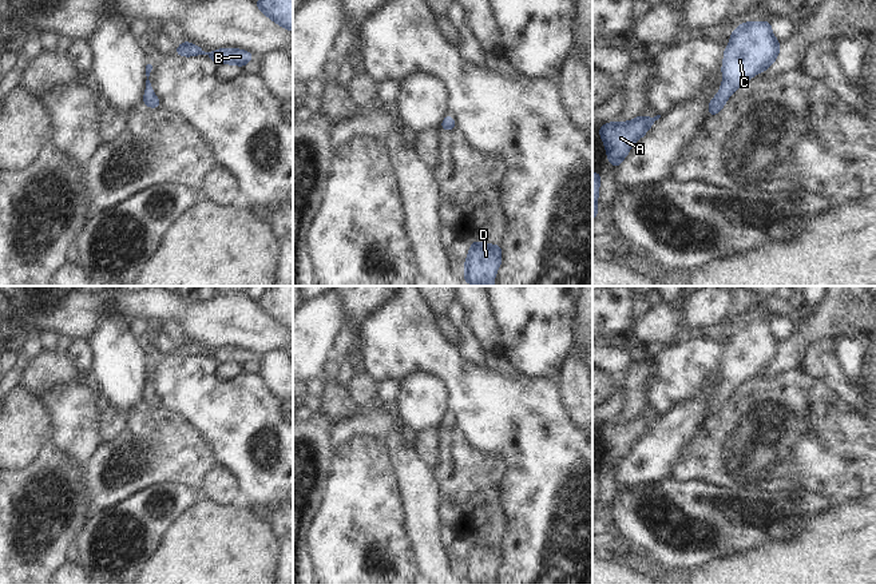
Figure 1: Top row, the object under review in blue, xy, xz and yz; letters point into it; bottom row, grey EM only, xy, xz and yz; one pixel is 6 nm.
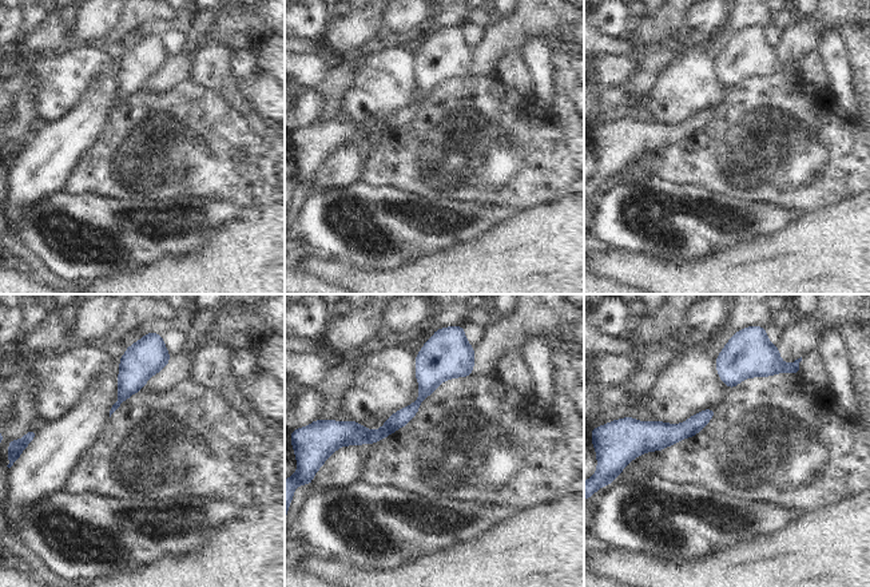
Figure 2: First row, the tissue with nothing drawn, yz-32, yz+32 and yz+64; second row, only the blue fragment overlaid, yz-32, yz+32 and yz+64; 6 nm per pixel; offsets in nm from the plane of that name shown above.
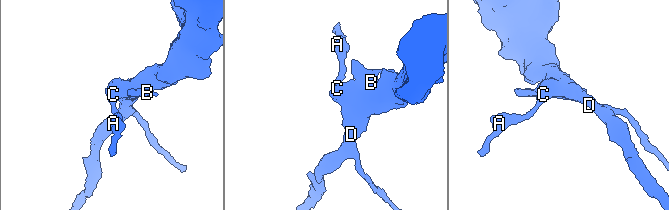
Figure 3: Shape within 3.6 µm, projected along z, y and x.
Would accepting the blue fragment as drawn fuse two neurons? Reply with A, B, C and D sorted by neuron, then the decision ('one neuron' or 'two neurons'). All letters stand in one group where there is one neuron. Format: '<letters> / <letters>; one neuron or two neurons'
A B C D; one neuron

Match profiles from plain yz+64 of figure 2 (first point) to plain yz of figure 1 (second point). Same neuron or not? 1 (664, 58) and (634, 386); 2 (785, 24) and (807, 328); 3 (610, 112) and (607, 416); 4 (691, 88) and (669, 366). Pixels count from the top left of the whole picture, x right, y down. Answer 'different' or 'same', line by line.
1: same
2: different
3: same
4: same

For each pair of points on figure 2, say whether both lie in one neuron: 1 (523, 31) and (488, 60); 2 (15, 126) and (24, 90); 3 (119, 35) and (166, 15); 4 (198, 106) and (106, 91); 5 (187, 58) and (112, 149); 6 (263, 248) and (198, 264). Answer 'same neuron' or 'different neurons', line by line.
1: same neuron
2: same neuron
3: same neuron
4: different neurons
5: different neurons
6: same neuron

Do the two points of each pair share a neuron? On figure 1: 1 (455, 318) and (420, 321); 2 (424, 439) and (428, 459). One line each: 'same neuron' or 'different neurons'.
1: different neurons
2: same neuron

